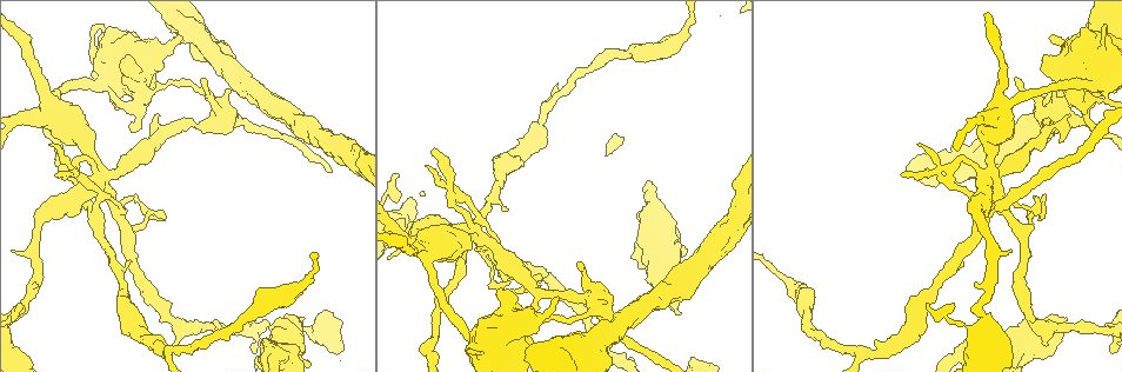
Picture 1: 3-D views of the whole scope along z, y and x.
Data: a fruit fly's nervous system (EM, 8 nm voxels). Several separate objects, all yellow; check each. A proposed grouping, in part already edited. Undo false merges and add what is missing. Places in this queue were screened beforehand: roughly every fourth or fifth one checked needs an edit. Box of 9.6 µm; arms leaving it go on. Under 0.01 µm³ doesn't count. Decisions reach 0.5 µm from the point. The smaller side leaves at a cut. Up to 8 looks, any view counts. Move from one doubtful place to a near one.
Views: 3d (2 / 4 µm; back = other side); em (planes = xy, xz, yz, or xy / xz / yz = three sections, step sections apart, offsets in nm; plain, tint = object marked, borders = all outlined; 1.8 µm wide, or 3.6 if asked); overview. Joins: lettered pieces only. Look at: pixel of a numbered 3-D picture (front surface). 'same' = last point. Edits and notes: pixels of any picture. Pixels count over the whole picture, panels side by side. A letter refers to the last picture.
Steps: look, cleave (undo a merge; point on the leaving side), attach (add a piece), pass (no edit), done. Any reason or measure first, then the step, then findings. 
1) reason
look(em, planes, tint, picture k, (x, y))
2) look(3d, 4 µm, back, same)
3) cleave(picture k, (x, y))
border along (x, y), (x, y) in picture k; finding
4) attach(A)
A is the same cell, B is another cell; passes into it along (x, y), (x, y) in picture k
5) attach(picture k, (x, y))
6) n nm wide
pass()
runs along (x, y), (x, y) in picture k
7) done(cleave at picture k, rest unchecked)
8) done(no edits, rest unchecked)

a fork
look(3d, 2 µm, picture 1, (452, 191))

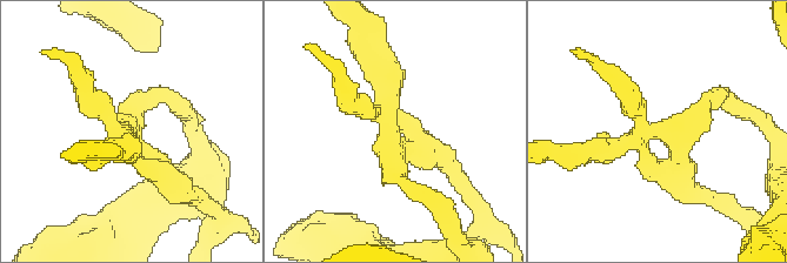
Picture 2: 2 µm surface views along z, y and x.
need the tissue
look(em, planes, plain, picture 2, (126, 132))

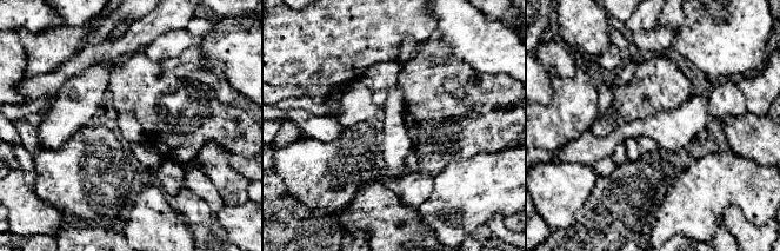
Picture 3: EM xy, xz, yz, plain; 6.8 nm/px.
look(em, planes, borders, same)

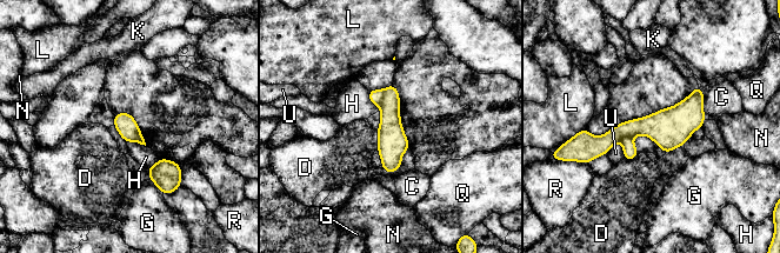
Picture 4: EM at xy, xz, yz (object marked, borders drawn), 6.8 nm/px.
cleave(picture 4, (630, 151))
C, D, G, H, K, L, N, Q, R and U are other cells; a second neuron is stuck on

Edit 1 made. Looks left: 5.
look(overview)

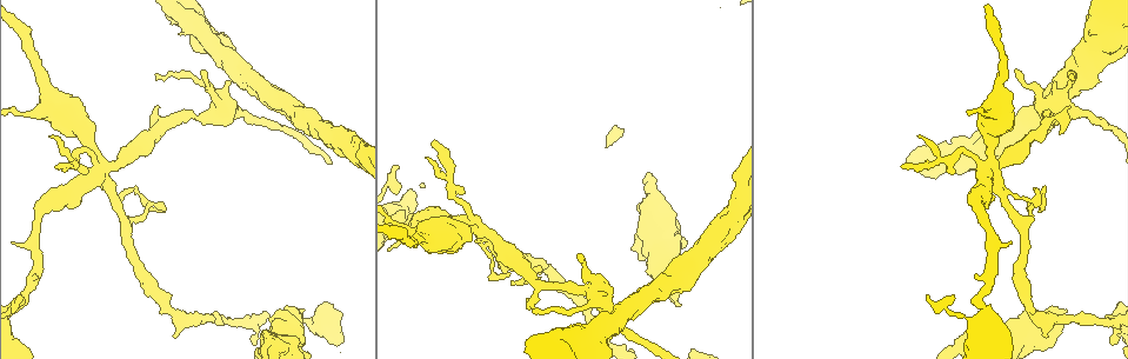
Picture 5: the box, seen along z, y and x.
look(3d, 4 µm, picture 5, (1073, 74))

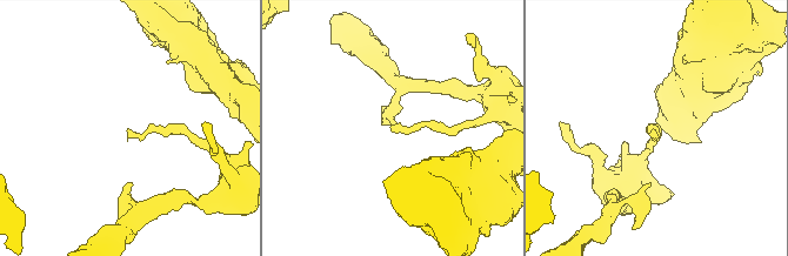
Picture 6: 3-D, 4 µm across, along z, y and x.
look(em, planes, tint, picture 6, (653, 130))

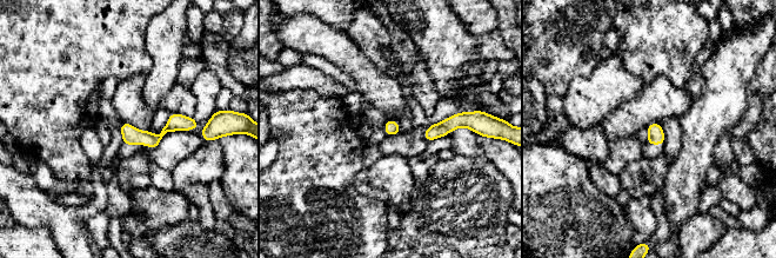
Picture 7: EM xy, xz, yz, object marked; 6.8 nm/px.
look(em, planes, borders, same)

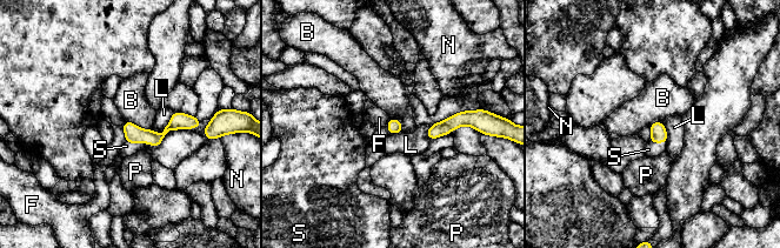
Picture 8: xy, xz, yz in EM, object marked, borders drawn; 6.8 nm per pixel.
pass()
B, F, L, N, P and S are other cells; runs along (197, 122), (175, 122), (160, 136), (126, 129) in picture 8; none of them fits

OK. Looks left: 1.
done(cleave at picture 4, rest unchecked)

